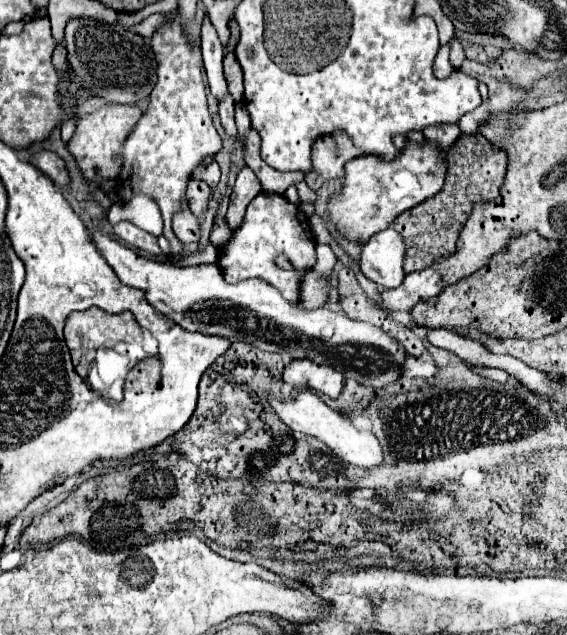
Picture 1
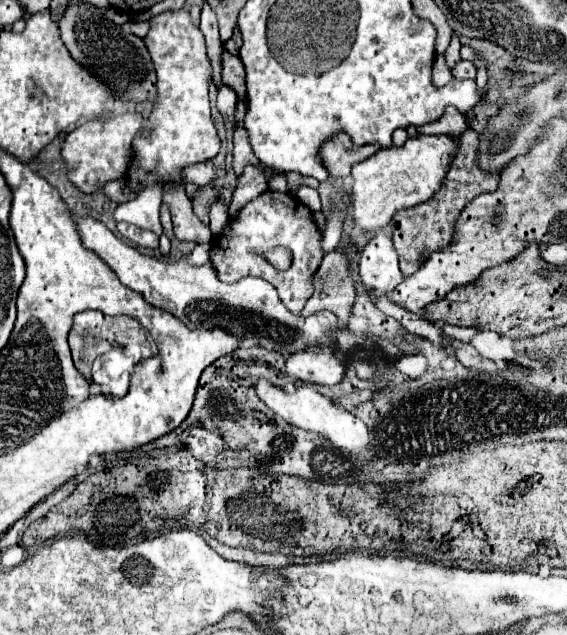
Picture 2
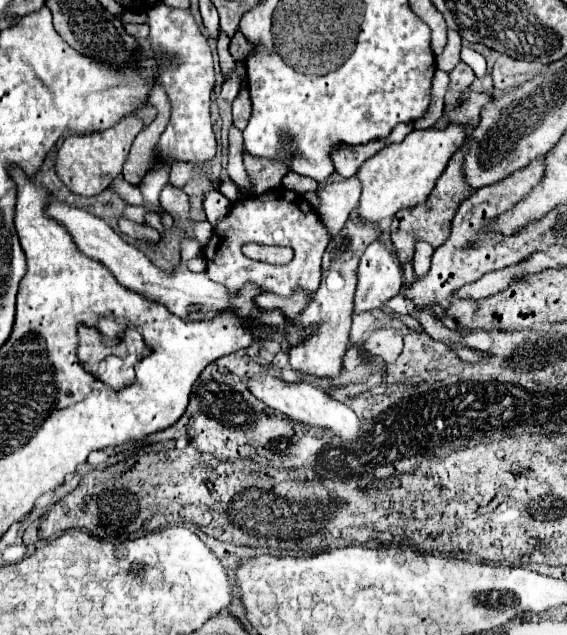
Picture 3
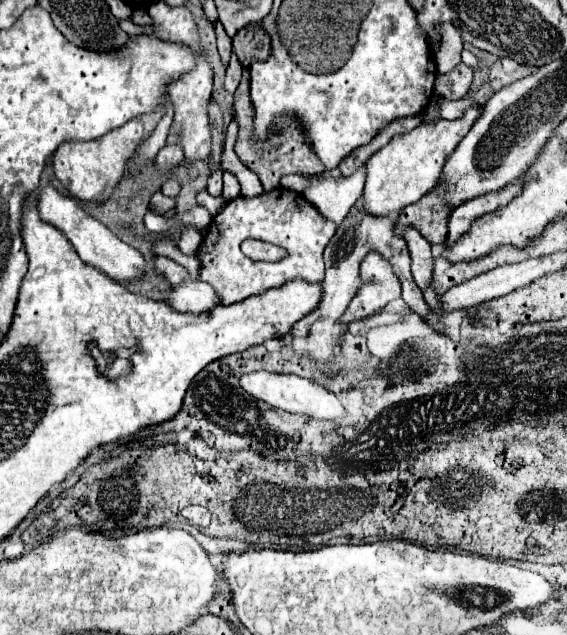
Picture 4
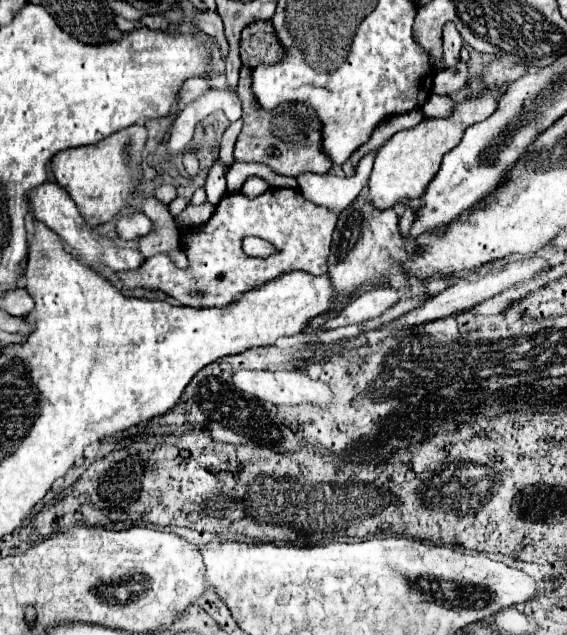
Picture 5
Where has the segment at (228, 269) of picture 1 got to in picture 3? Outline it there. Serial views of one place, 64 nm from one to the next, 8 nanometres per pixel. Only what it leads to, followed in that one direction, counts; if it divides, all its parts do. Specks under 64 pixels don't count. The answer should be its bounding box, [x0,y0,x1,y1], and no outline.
[204,188,328,296]

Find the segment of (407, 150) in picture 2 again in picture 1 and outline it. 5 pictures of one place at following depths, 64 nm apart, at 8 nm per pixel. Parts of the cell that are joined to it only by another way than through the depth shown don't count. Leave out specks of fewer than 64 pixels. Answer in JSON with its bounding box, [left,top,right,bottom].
[326,142,446,242]

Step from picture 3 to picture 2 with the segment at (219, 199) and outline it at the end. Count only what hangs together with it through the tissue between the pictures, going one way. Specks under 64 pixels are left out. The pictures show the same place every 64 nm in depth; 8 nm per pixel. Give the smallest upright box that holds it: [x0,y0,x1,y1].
[210,202,230,236]

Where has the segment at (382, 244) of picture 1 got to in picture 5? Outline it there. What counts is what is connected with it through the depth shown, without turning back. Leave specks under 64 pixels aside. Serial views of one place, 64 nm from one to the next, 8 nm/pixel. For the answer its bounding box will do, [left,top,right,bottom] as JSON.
[324,286,400,328]

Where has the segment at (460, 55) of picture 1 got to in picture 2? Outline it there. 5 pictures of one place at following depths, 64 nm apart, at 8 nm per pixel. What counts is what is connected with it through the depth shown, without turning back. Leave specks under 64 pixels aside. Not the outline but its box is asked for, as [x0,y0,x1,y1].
[446,34,460,68]

